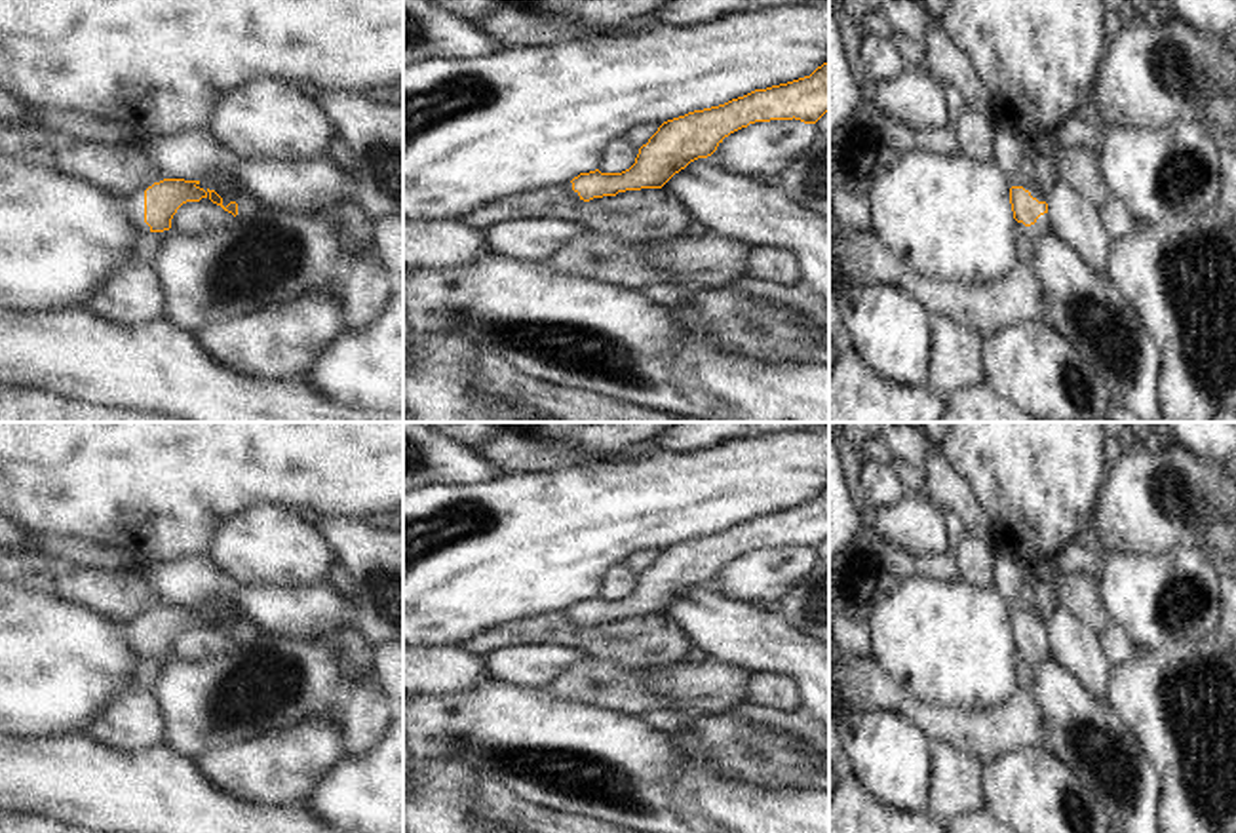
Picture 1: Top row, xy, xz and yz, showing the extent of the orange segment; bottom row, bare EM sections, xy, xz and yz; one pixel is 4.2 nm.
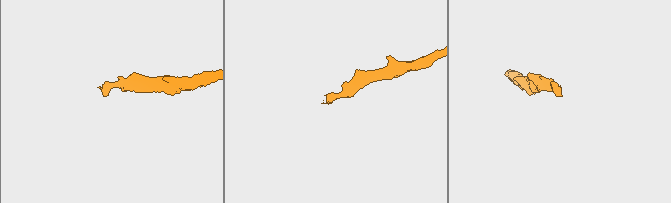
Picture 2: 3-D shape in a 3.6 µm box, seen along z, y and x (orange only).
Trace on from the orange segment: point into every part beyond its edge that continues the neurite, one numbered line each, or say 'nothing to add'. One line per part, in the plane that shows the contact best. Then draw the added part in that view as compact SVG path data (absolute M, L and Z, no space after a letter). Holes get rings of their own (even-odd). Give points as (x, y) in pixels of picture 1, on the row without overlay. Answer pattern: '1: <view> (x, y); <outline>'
1: xy (134, 630); M152 603L139 610L124 628L126 641L139 660L150 658L150 652L145 649L145 616L160 607L164 607L164 603Z

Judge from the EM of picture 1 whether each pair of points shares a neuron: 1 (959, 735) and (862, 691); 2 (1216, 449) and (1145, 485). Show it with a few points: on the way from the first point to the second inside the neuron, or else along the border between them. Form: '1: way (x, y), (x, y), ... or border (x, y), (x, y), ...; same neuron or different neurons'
1: way (934, 721), (887, 695); same neuron
2: border (1174, 442), (1216, 464); different neurons

